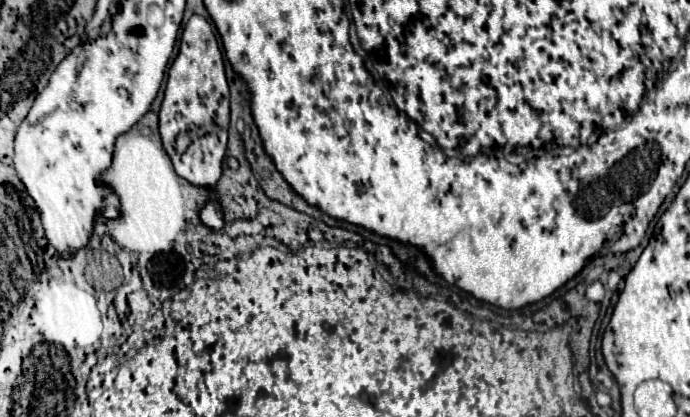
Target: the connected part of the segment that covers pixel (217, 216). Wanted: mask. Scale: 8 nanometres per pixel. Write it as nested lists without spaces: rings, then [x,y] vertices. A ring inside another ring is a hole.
[[[213,202],[213,204],[207,204],[205,210],[201,210],[201,220],[209,226],[209,228],[223,228],[223,216],[221,216],[221,210],[219,210],[219,204]]]

